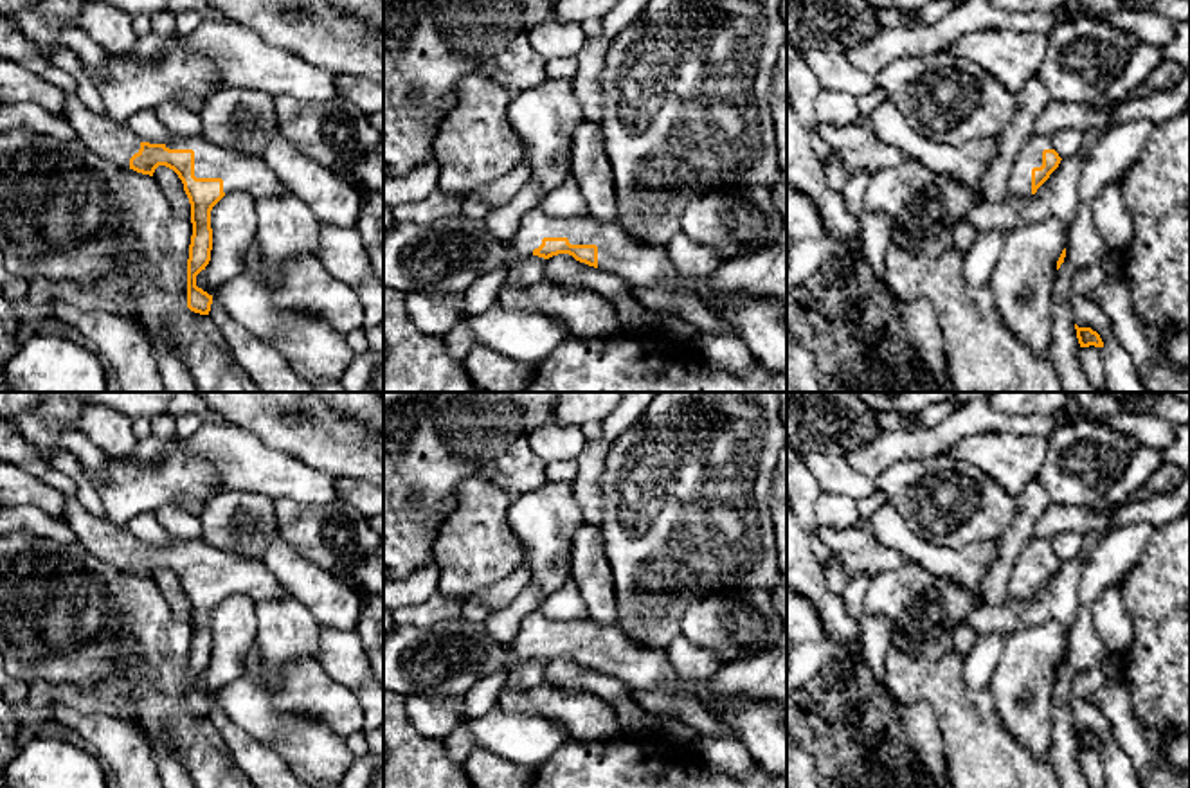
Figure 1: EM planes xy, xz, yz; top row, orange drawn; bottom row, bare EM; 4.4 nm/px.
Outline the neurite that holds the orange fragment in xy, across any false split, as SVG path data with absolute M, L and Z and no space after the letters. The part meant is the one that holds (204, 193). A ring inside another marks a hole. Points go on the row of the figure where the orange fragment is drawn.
M76 94L67 95L63 117L76 131L77 142L122 167L153 176L158 166L173 169L184 184L191 203L193 236L187 259L187 308L209 315L212 295L196 286L196 275L211 261L212 228L211 210L229 193L248 193L254 198L274 198L290 193L265 164L261 155L241 153L211 144L203 137L175 137L167 144L142 142L128 126L117 126L108 117L92 112Z

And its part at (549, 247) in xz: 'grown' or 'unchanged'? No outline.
grown

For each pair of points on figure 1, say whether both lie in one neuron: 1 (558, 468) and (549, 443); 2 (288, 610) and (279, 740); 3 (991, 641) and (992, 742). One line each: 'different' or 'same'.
1: different
2: same
3: different

